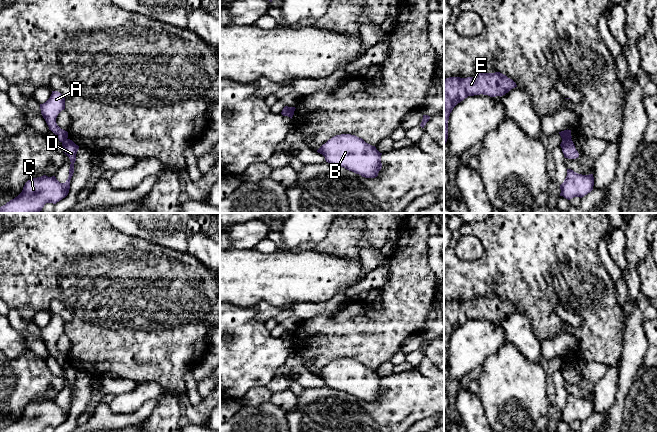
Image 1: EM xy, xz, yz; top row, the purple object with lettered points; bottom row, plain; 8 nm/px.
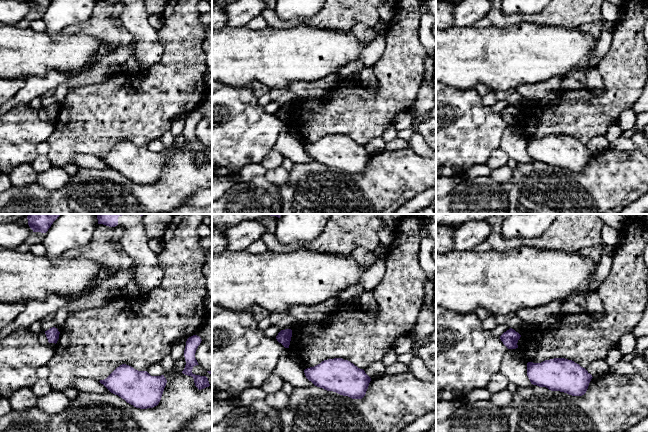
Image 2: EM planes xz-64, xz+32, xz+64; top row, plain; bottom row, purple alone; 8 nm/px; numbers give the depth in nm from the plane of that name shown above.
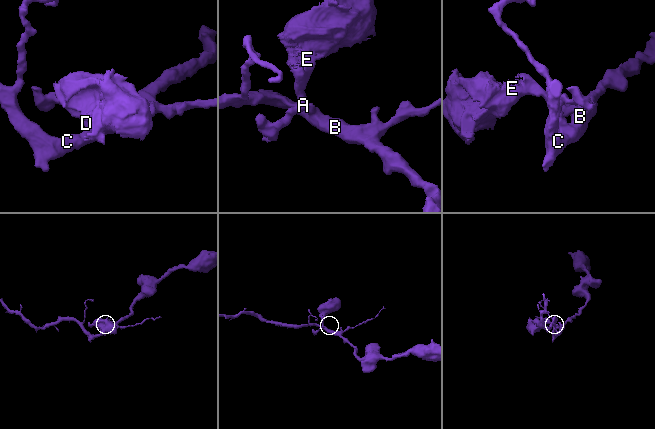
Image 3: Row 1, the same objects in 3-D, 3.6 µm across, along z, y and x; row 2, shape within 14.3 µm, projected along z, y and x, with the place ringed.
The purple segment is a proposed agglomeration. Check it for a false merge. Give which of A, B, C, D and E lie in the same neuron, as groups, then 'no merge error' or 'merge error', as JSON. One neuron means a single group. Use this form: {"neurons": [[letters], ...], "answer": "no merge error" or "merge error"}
{"neurons": [["A", "E"], ["B", "C", "D"]], "answer": "merge error"}

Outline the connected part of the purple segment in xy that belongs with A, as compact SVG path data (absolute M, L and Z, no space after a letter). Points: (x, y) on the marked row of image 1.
M52 91L50 98L45 103L40 104L40 109L49 130L63 143L68 138L68 132L57 125L56 118L65 109L65 97L58 91Z

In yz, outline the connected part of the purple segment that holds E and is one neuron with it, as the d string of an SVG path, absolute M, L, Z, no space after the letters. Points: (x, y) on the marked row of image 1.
M478 73L474 77L449 77L444 79L444 145L448 139L448 120L453 108L468 96L488 95L503 96L516 83L506 75L495 73Z

